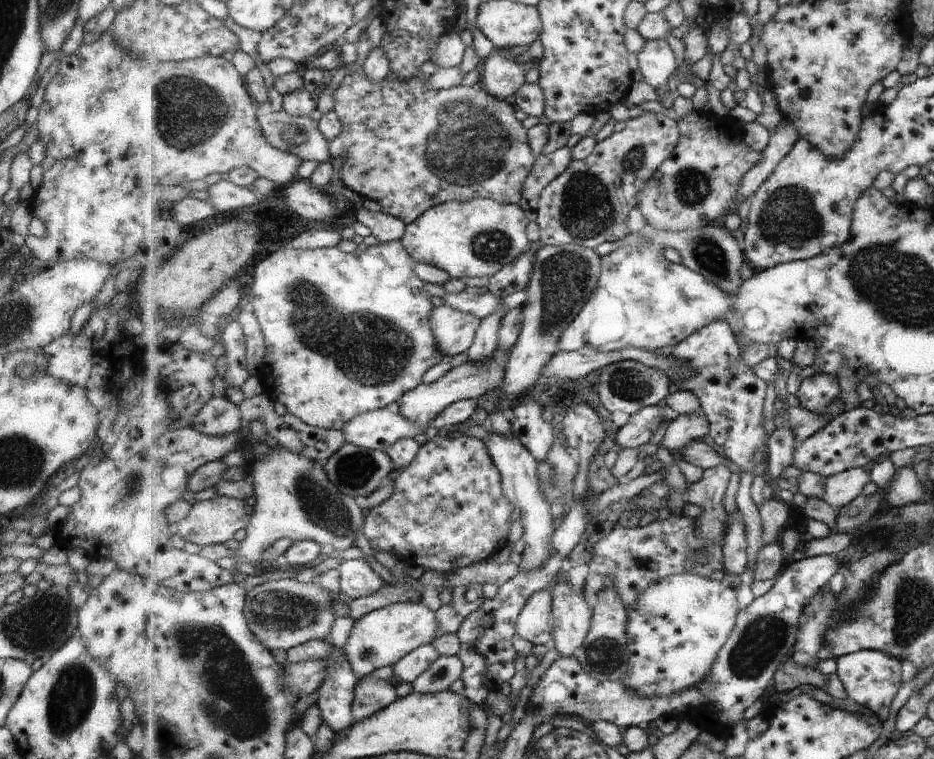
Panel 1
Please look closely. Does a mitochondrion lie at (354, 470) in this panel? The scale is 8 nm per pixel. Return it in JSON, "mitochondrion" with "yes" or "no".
{"mitochondrion":"yes"}

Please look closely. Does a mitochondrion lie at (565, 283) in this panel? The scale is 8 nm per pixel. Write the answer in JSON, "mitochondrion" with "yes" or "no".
{"mitochondrion":"yes"}

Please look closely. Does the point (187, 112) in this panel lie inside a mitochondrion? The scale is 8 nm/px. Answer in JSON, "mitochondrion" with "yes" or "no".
{"mitochondrion":"yes"}

